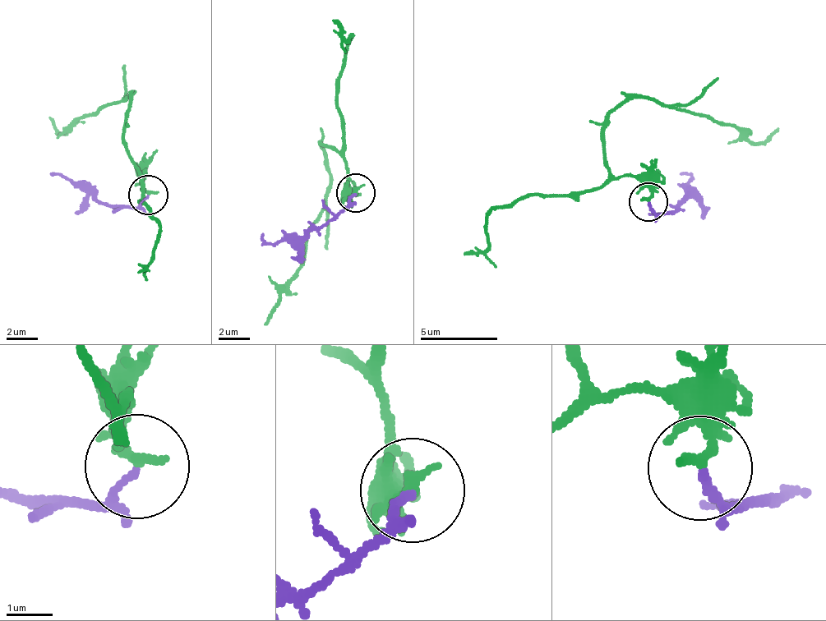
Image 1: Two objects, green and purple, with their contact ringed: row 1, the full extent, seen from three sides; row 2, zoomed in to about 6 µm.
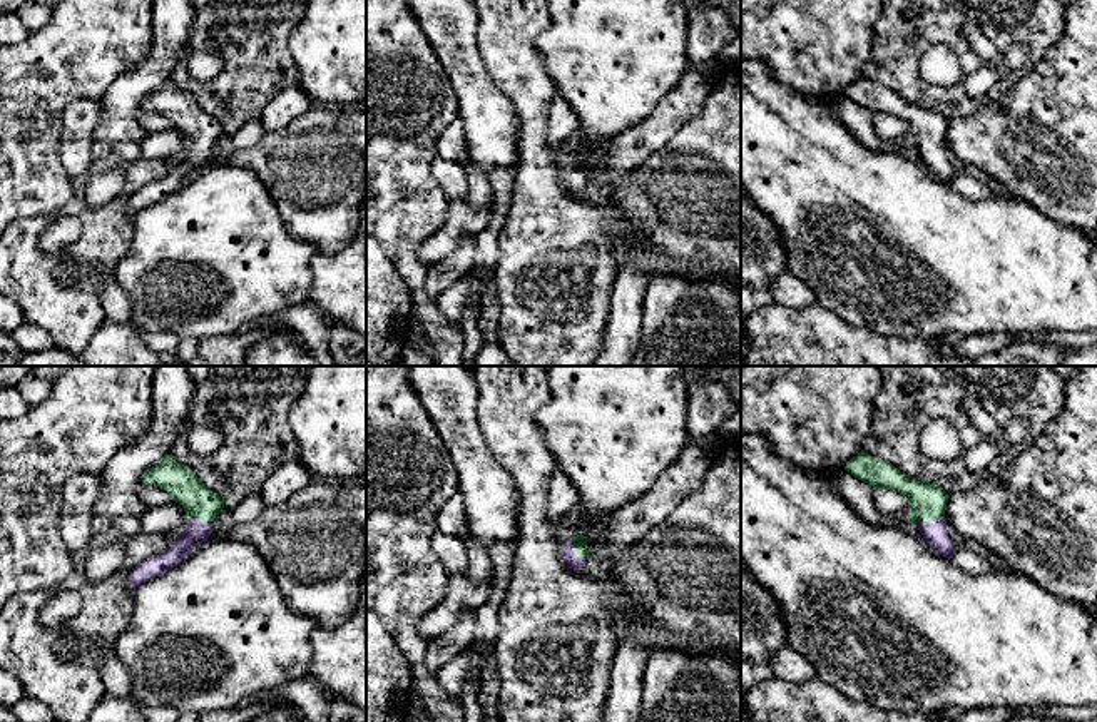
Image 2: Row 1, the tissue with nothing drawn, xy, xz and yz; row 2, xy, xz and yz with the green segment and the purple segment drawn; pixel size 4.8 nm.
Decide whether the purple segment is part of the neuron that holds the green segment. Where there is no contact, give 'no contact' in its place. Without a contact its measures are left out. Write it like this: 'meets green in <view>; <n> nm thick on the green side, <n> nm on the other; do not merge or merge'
meets green in yz; 180 nm thick on the green side, 110 nm on the other; merge

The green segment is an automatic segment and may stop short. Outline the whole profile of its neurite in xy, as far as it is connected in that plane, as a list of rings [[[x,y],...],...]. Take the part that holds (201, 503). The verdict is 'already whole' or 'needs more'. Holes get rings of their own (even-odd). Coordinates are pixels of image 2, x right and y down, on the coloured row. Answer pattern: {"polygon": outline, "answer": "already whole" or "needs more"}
{"polygon": [[[172,453],[149,468],[142,476],[142,483],[161,486],[176,503],[182,505],[187,515],[187,525],[162,553],[132,568],[129,575],[132,592],[135,592],[140,583],[164,575],[179,565],[212,533],[212,521],[224,508],[224,498],[209,490],[197,475]]], "answer": "needs more"}

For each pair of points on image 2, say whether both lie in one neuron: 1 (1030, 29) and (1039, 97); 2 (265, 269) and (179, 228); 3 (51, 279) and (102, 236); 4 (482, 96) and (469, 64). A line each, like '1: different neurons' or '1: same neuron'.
1: different neurons
2: same neuron
3: same neuron
4: same neuron

